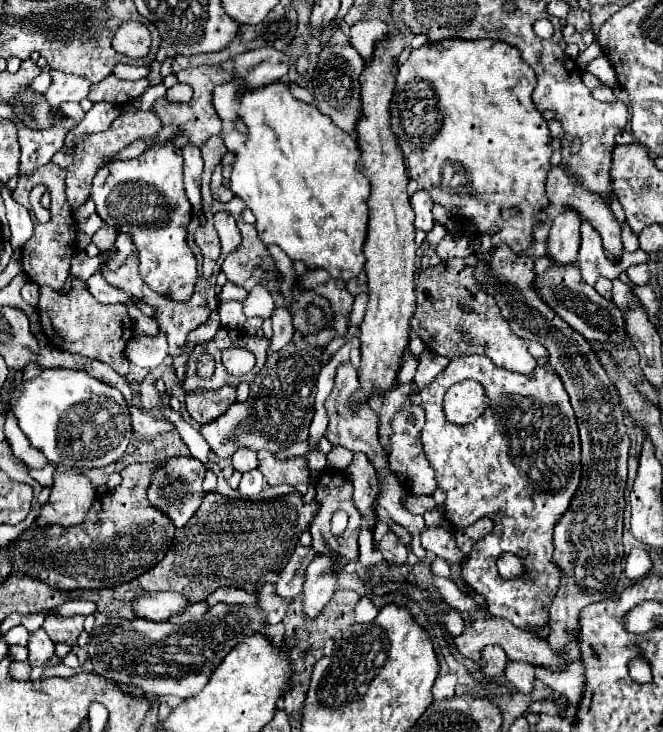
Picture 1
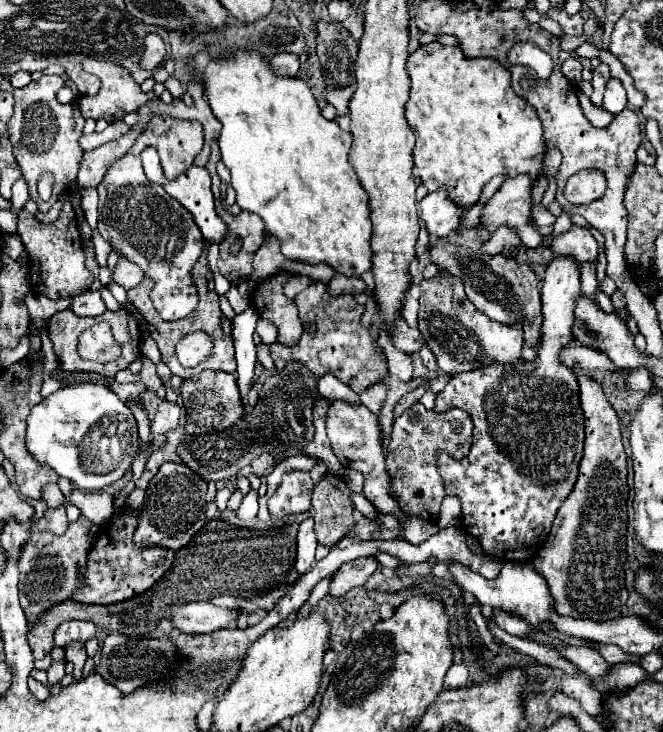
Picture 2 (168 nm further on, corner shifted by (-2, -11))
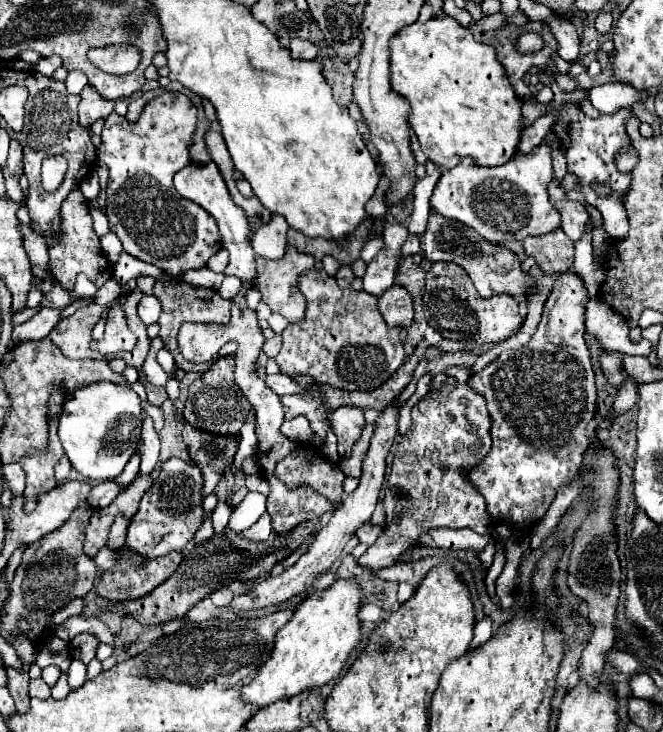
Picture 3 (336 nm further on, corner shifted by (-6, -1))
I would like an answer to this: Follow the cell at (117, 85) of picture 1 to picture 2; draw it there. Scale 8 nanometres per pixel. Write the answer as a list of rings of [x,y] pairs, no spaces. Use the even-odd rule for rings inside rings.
[[[88,58],[88,60],[82,64],[82,68],[102,80],[100,92],[98,92],[96,96],[82,96],[80,102],[78,102],[78,108],[80,108],[80,112],[82,112],[84,118],[94,118],[94,120],[106,118],[106,116],[108,116],[108,118],[110,118],[110,116],[124,118],[128,112],[134,112],[134,110],[138,110],[140,106],[144,106],[146,102],[150,102],[150,100],[156,98],[154,92],[148,92],[148,94],[142,92],[140,86],[138,86],[138,84],[132,80],[132,76],[126,72],[126,68],[122,68],[122,66],[114,64],[114,62],[102,62],[102,60],[98,62],[98,60],[94,60],[94,58]]]

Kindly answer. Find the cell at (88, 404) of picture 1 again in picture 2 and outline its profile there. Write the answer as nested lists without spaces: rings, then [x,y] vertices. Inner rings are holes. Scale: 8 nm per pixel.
[[[70,384],[62,386],[54,394],[46,396],[40,404],[36,404],[28,416],[28,434],[26,434],[26,448],[30,448],[30,454],[34,460],[50,470],[54,470],[58,476],[68,478],[72,484],[76,484],[82,490],[100,490],[118,478],[124,476],[126,470],[130,470],[132,458],[138,452],[138,438],[136,438],[136,420],[132,410],[122,402],[114,392],[110,392],[102,384]]]

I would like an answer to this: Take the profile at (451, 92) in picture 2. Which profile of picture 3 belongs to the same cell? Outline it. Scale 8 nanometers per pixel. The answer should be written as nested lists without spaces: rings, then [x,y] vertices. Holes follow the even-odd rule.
[[[434,16],[424,24],[414,22],[402,28],[390,40],[390,84],[394,92],[410,102],[410,128],[418,136],[426,156],[438,164],[440,170],[450,170],[464,156],[472,156],[482,166],[500,166],[516,152],[522,134],[522,106],[516,92],[500,62],[496,62],[494,48],[476,40],[456,18]]]

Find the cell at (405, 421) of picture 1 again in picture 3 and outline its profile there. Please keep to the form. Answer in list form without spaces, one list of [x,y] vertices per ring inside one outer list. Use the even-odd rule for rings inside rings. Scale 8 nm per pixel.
[[[442,384],[412,408],[412,426],[396,446],[384,496],[384,534],[358,560],[362,566],[380,570],[396,564],[432,528],[470,528],[476,534],[490,534],[494,530],[482,494],[466,476],[490,452],[490,426],[486,400],[468,384]]]

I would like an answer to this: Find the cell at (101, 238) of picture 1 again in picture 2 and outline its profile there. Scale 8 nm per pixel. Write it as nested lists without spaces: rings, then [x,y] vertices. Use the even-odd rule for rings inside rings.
[[[120,258],[114,272],[112,272],[112,282],[120,284],[126,290],[134,288],[142,278],[144,278],[144,272],[136,264],[128,262],[126,258]]]

